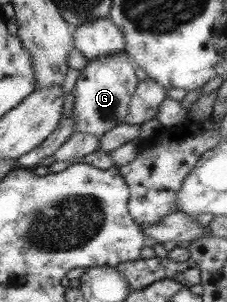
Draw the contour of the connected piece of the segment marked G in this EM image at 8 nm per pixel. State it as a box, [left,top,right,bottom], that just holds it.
[72,53,139,139]

